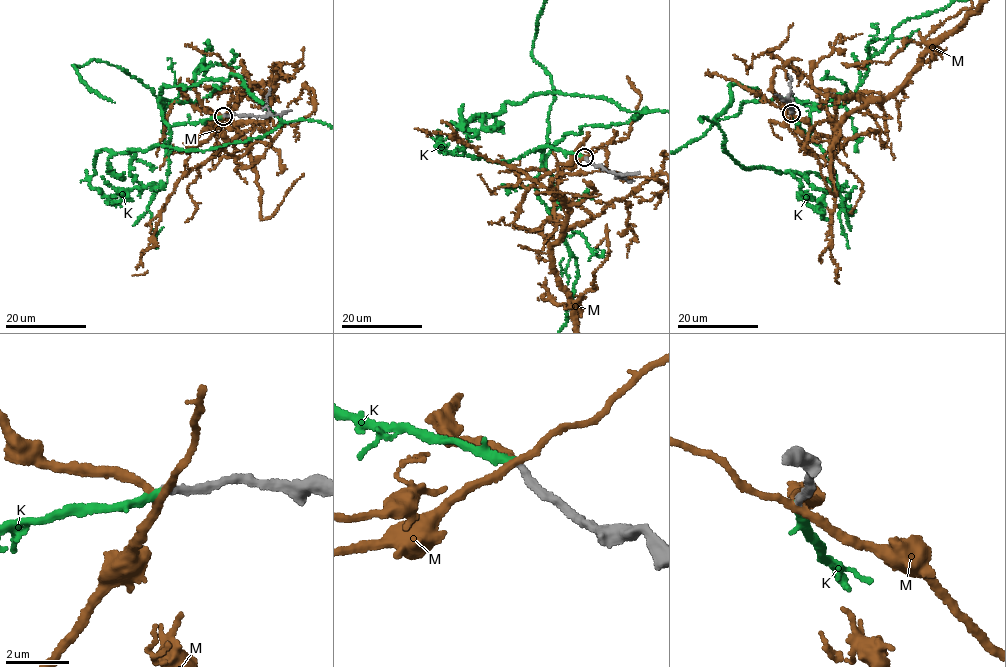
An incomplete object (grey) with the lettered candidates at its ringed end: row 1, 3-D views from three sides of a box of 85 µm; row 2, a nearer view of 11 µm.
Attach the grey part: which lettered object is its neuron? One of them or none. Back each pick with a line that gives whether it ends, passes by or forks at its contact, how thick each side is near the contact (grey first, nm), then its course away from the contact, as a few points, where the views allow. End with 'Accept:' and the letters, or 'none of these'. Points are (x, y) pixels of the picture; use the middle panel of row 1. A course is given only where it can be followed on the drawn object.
K: It ends there. Thickness 240 nm (grey) against 240 nm. Its course: (584, 157), (536, 149), (547, 143), (554, 91), (532, 48)
Accept: K

